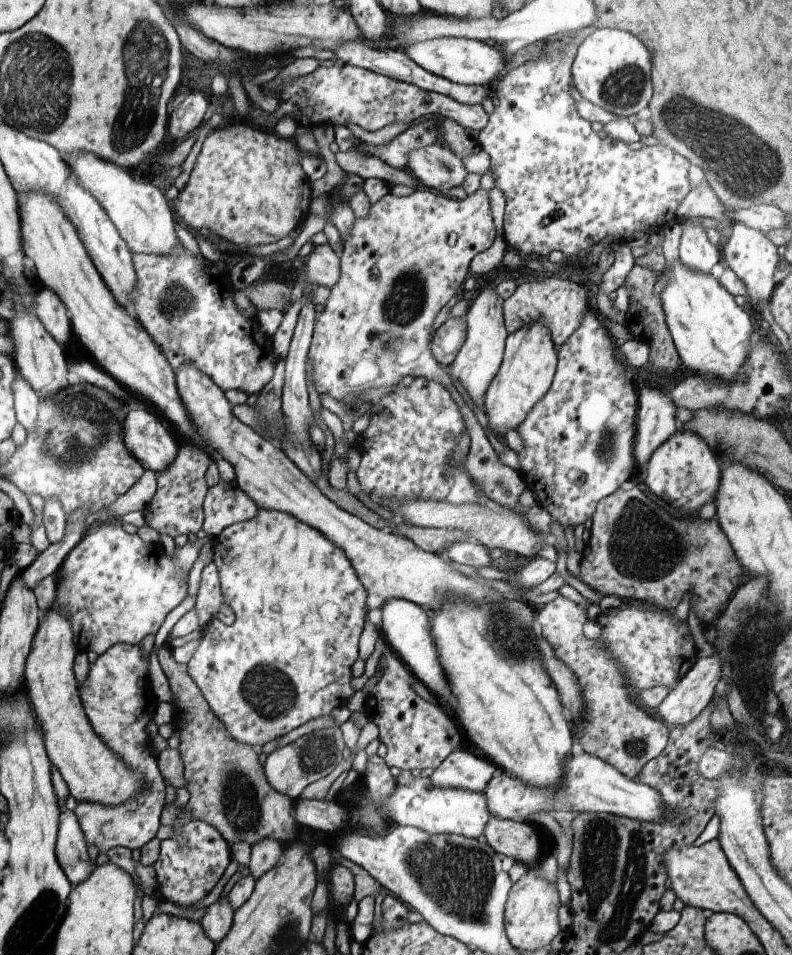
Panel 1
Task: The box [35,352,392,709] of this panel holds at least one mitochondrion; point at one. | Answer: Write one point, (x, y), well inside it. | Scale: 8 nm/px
(70, 457)

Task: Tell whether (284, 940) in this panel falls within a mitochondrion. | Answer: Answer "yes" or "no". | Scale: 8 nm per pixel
yes

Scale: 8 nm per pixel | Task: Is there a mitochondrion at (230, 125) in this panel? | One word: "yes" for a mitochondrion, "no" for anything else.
no

